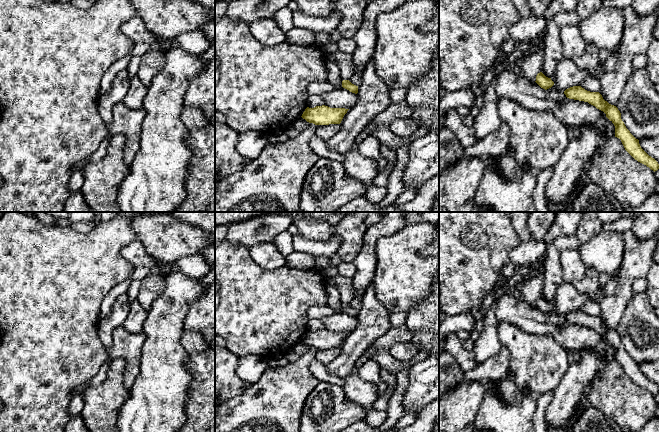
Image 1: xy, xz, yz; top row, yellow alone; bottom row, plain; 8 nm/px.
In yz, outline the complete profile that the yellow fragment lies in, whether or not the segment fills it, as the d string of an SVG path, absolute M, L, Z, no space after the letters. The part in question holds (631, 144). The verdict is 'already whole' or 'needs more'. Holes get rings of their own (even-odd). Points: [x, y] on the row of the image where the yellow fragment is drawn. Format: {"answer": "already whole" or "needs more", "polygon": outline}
{"answer": "already whole", "polygon": "M573 86L566 89L564 94L569 99L588 102L597 109L603 111L606 114L606 117L614 124L615 137L621 140L625 150L635 160L646 165L654 172L659 169L658 162L641 148L639 140L636 139L626 128L621 119L621 113L618 108L605 101L599 92L590 92L581 86Z"}

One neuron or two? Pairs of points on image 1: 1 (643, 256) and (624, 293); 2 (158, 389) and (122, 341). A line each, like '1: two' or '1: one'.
1: one
2: two

